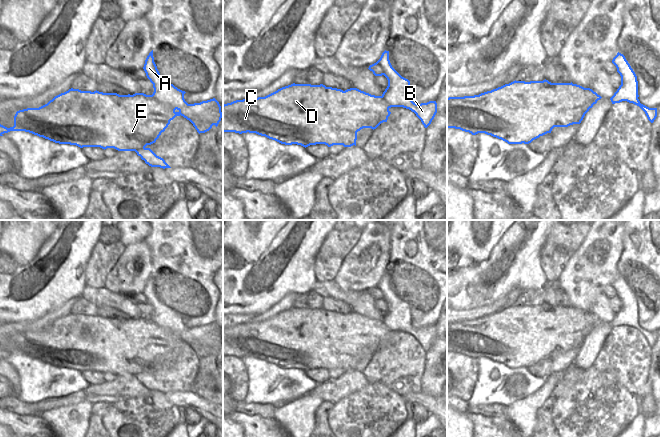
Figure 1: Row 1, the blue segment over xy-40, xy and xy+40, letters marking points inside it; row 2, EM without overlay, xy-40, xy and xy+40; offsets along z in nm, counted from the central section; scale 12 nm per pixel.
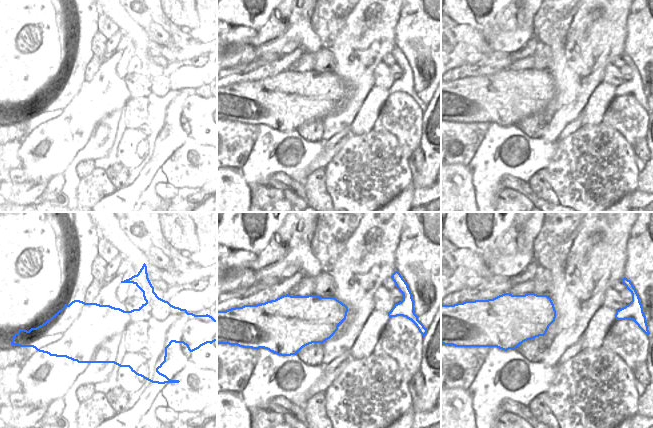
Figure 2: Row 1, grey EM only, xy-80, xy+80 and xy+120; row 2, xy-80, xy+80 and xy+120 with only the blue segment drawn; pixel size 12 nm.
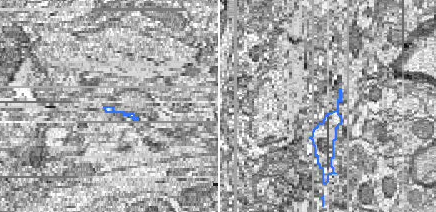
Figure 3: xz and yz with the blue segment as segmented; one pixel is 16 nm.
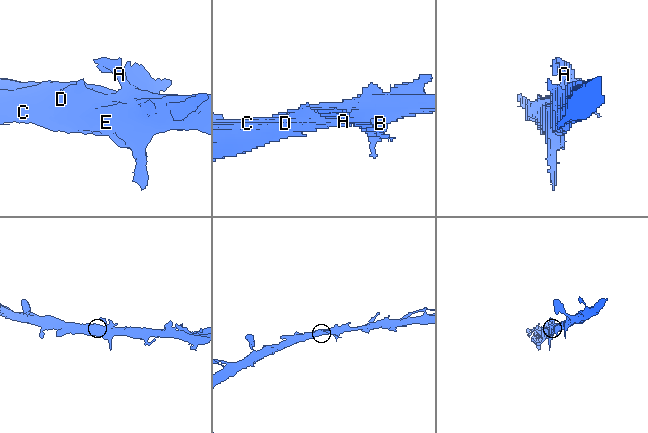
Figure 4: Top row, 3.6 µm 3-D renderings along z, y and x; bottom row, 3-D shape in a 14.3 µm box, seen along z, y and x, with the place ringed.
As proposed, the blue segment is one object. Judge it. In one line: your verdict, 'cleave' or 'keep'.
keep

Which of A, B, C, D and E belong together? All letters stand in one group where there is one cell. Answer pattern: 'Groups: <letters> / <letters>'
Groups: A B C D E.

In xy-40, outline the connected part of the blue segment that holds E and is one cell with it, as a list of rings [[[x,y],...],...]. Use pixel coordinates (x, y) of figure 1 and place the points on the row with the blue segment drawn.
[[[153,50],[147,56],[143,69],[153,84],[152,95],[119,95],[71,88],[39,108],[17,111],[13,127],[7,128],[0,124],[0,136],[10,131],[25,131],[55,143],[76,145],[80,148],[100,147],[104,150],[114,148],[118,151],[135,151],[151,167],[171,168],[163,158],[146,146],[155,143],[176,116],[181,115],[189,120],[199,134],[209,131],[213,125],[217,127],[222,118],[221,106],[215,98],[188,104],[184,99],[186,92],[161,77],[154,62]]]

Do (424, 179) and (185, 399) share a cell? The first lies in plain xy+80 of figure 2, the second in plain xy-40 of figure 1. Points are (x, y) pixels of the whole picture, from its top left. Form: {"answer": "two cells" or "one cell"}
{"answer": "two cells"}

